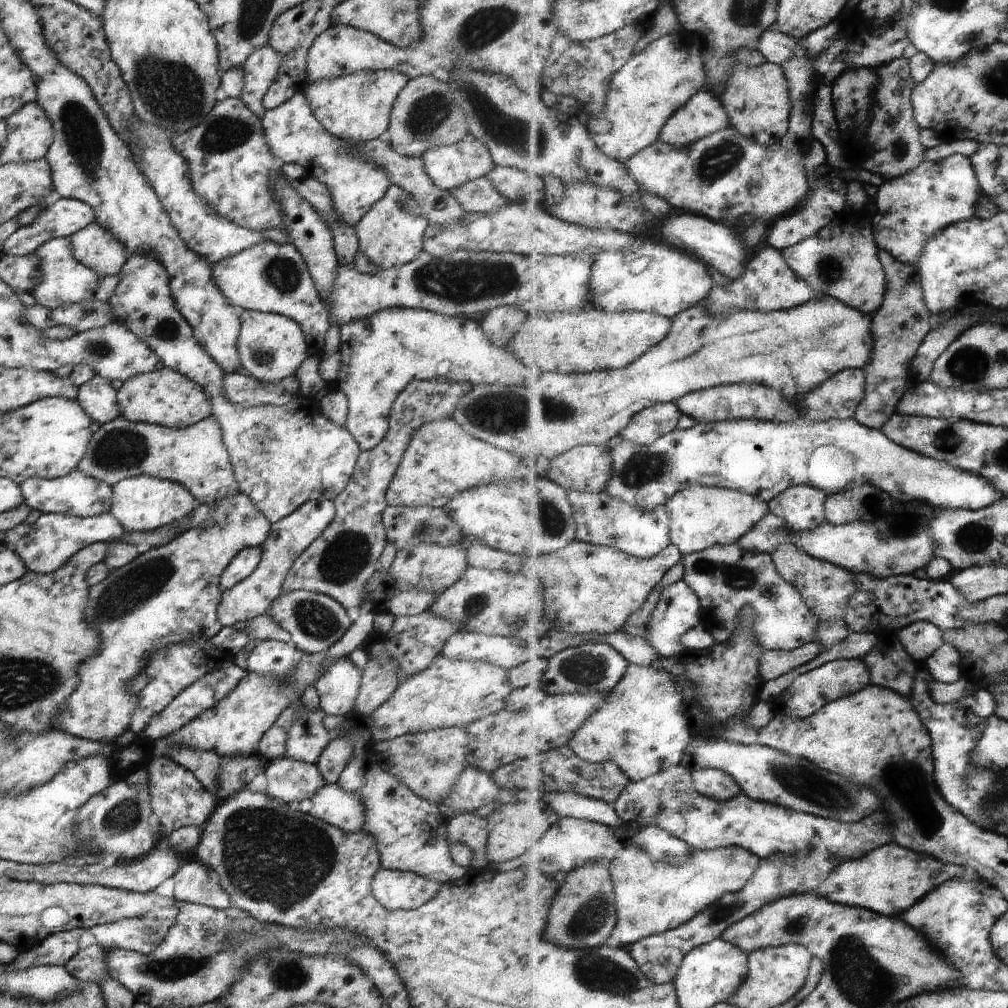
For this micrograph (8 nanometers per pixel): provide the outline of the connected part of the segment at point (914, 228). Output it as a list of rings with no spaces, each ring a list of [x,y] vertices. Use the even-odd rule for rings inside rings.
[[[960,153],[940,161],[928,161],[906,176],[885,182],[875,192],[878,213],[874,216],[873,223],[877,231],[876,238],[879,246],[891,252],[898,260],[912,265],[918,265],[921,262],[926,248],[930,245],[930,240],[936,237],[940,230],[977,216],[978,203],[985,196],[977,170],[974,168],[973,158]]]

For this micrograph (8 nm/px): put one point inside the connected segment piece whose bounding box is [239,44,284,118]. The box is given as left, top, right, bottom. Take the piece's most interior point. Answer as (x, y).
(259, 71)

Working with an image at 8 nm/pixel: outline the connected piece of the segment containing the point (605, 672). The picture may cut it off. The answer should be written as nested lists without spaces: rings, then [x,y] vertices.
[[[594,641],[576,648],[566,648],[550,659],[548,672],[545,672],[541,687],[548,695],[586,694],[588,692],[612,693],[629,672],[631,662],[618,650],[607,643]]]

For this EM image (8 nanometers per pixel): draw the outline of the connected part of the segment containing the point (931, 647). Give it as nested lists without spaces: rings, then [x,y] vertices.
[[[928,621],[906,627],[901,631],[901,639],[920,665],[927,662],[945,643],[943,629]]]

